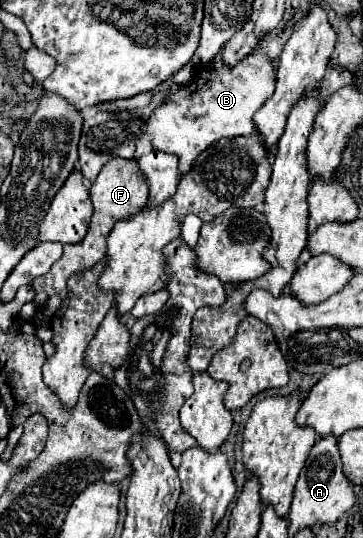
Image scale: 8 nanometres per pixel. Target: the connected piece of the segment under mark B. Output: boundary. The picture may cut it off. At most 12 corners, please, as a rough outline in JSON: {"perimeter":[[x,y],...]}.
{"perimeter":[[263,54],[197,68],[147,120],[179,174],[219,138],[255,134],[275,90]]}

